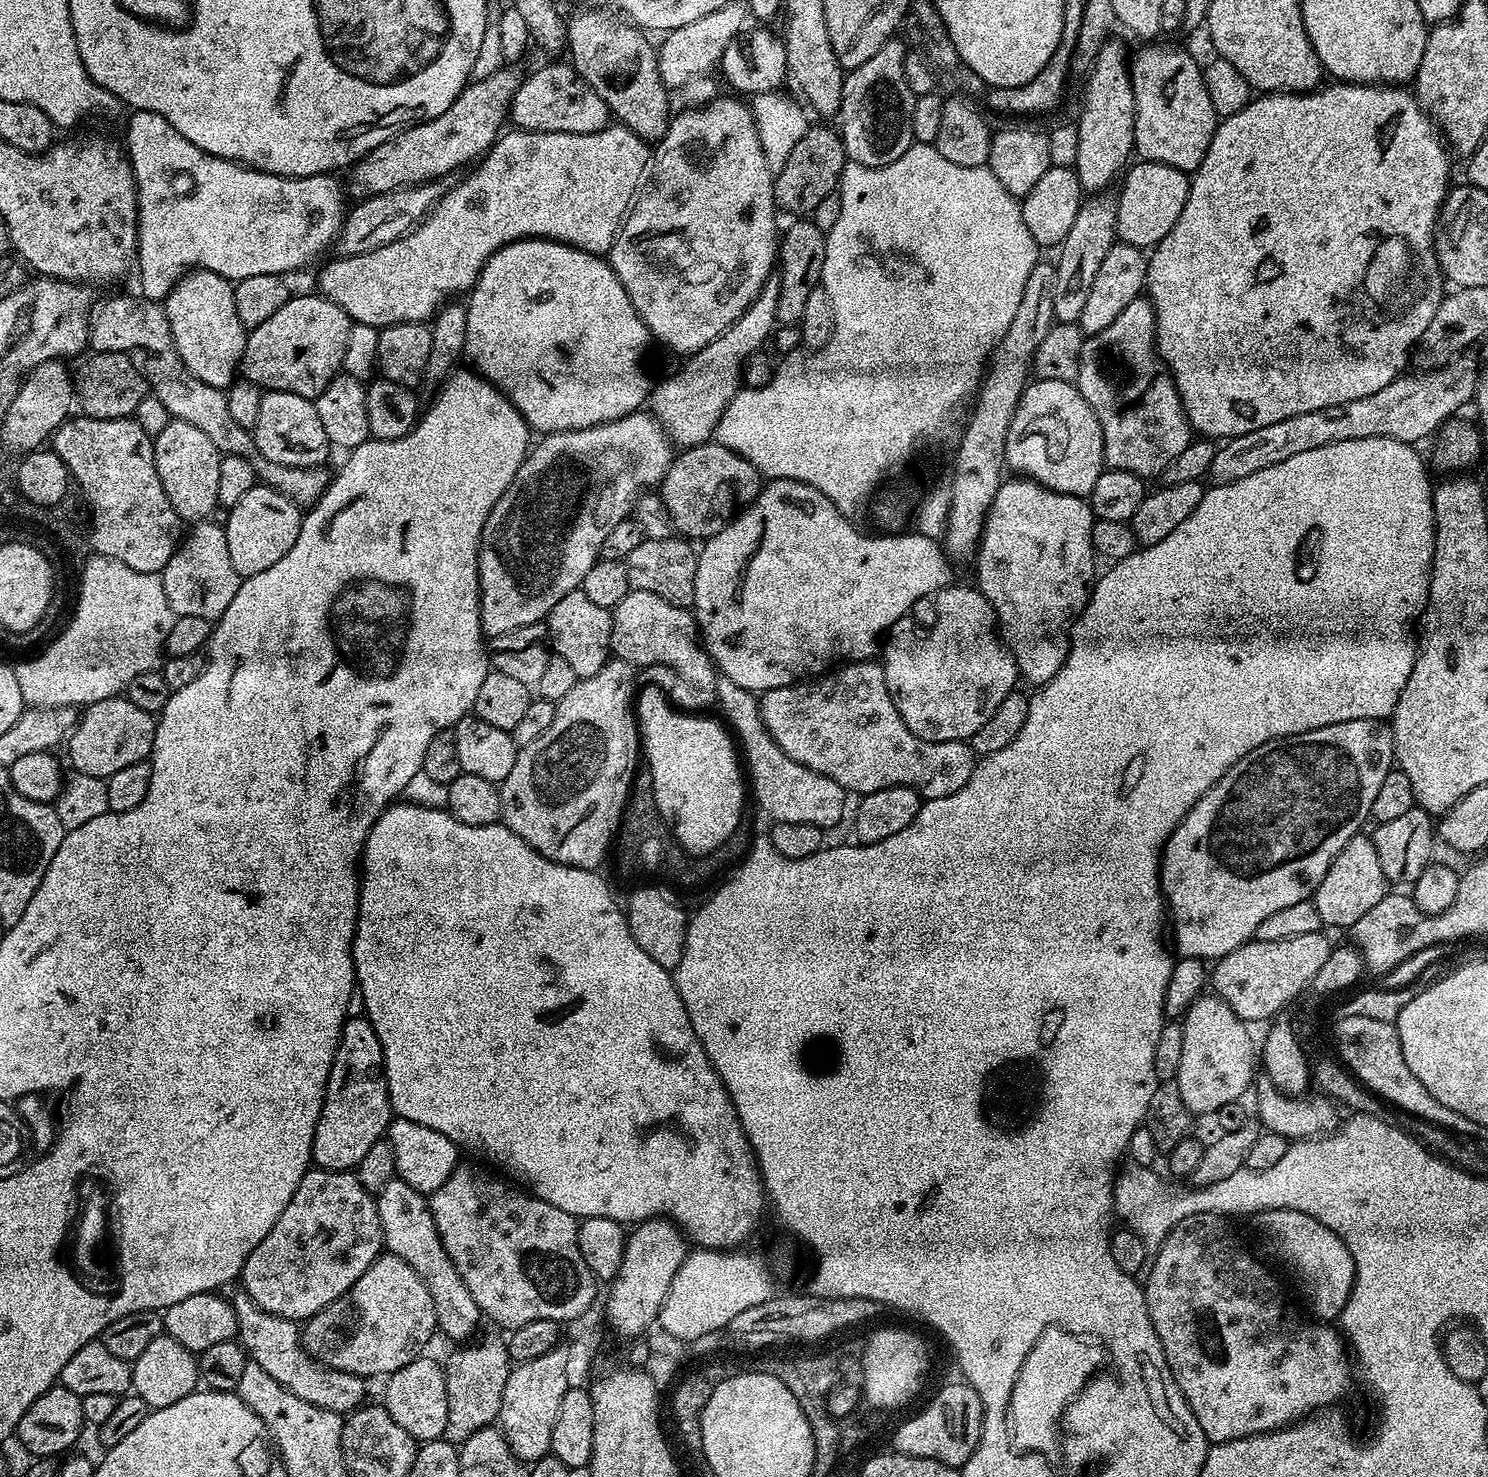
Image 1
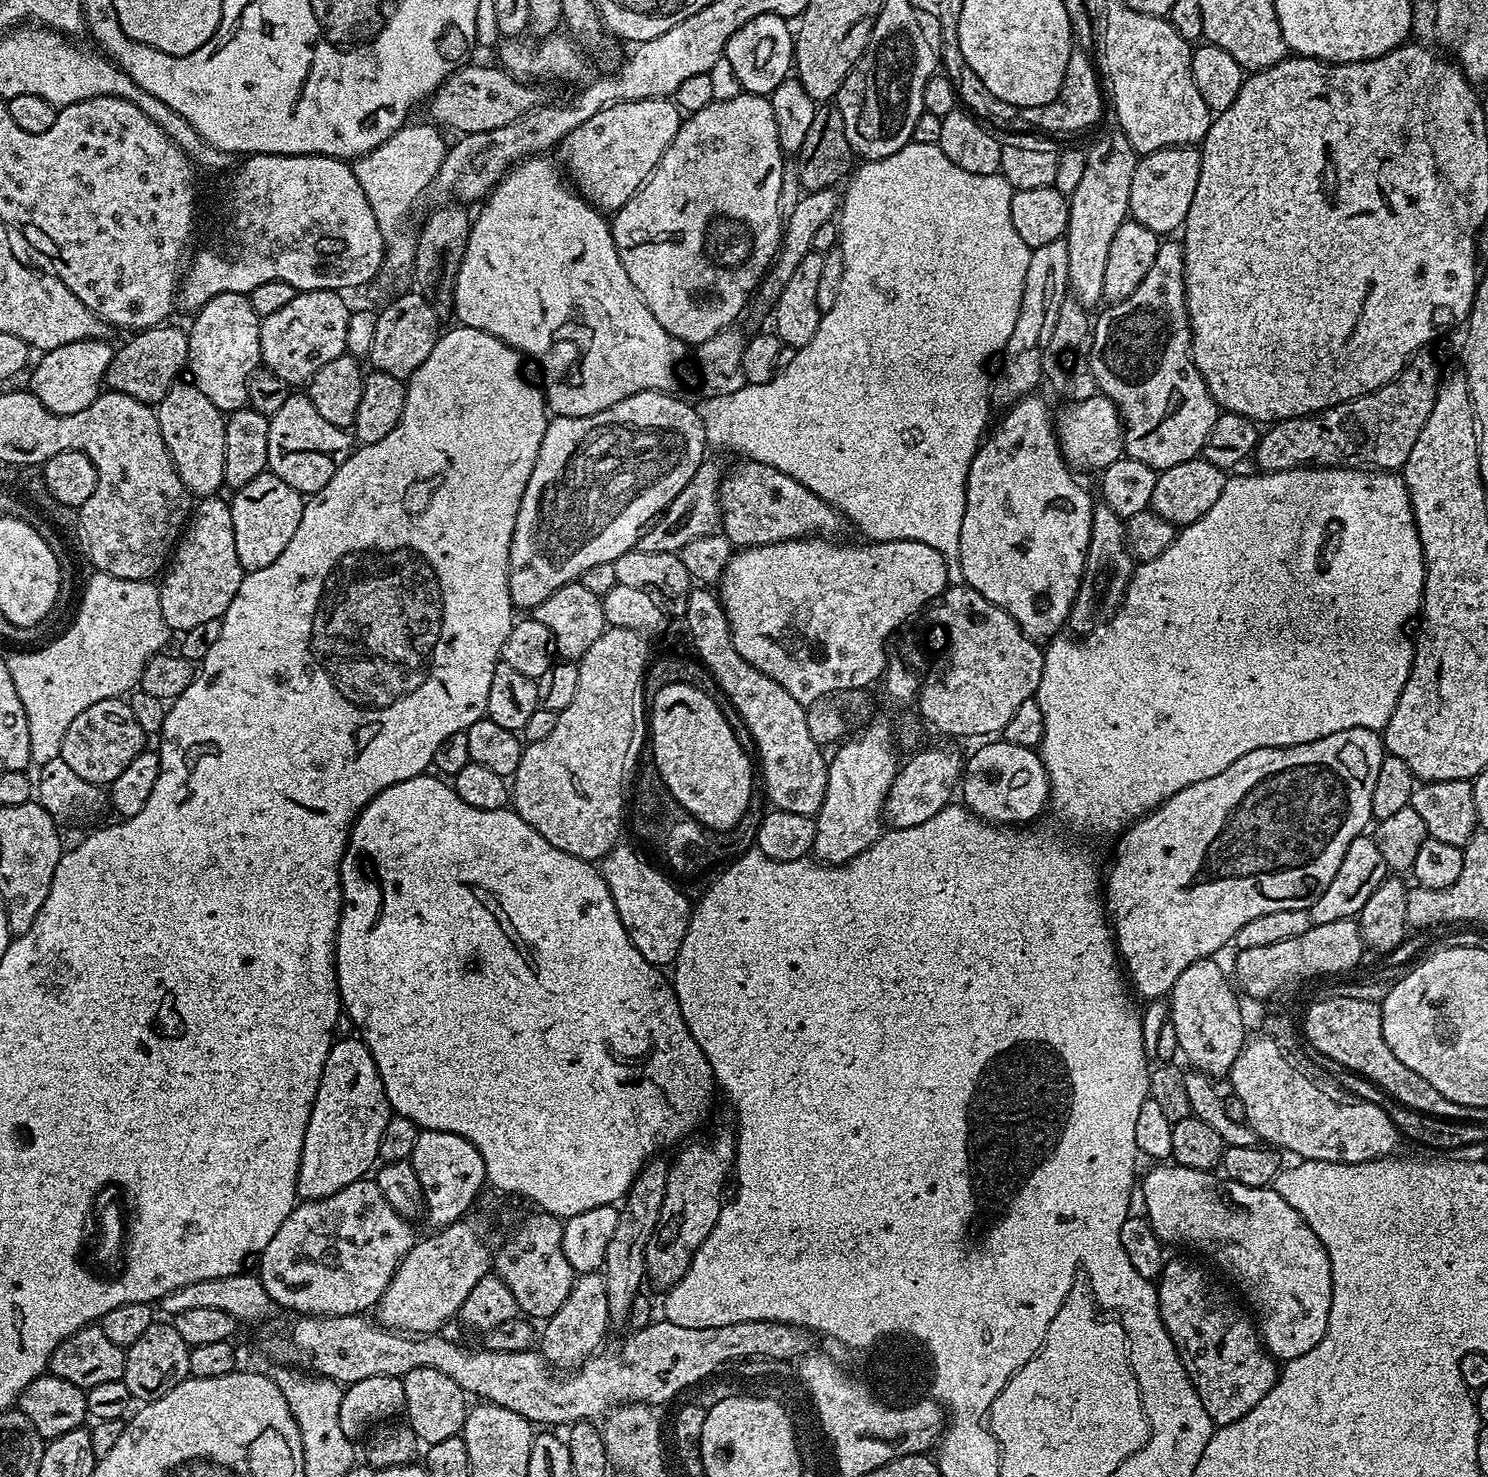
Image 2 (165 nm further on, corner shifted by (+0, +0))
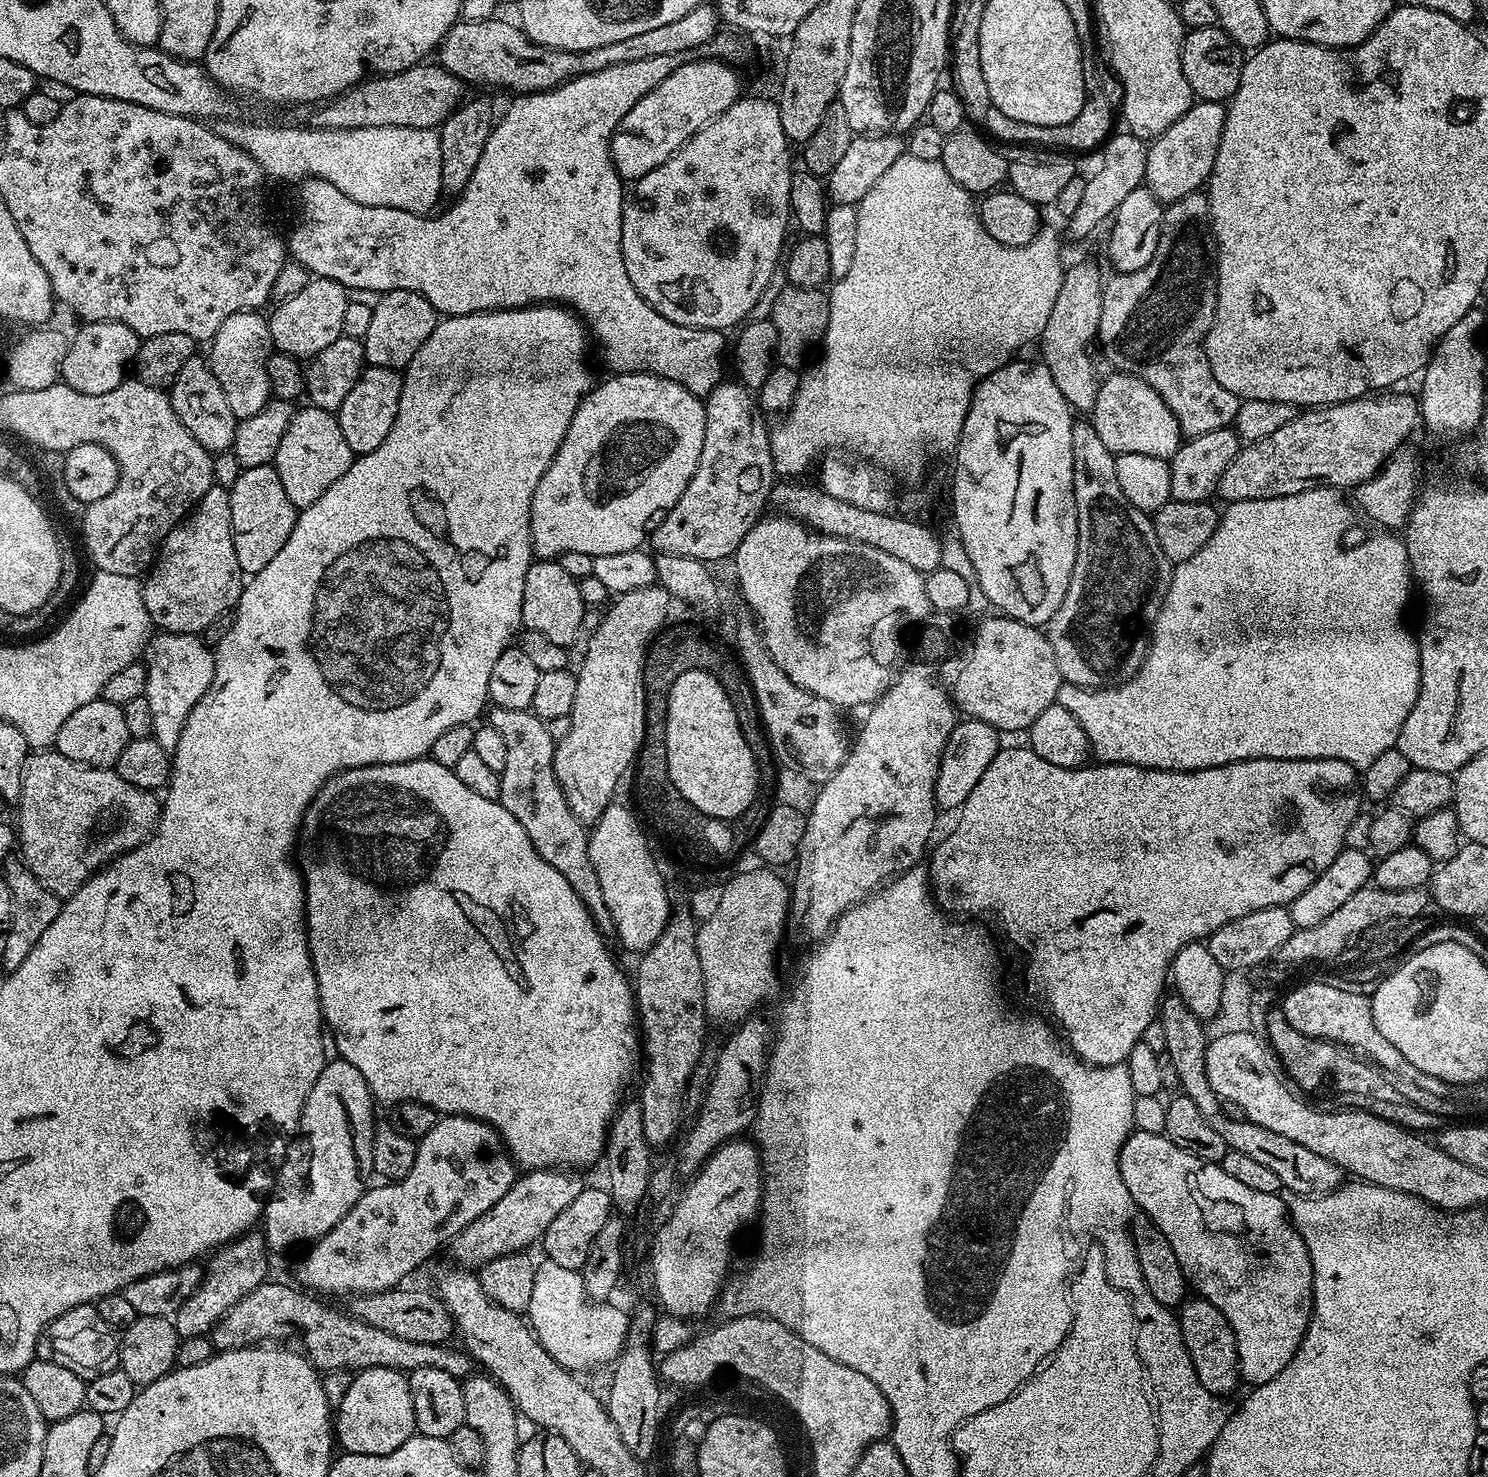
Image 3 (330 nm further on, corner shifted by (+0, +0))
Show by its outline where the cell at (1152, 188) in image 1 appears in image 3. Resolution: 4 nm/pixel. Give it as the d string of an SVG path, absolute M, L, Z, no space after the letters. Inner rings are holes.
M1201 100L1193 103L1190 110L1186 110L1186 114L1182 114L1182 118L1178 118L1178 122L1174 122L1174 126L1170 126L1162 135L1155 137L1151 141L1148 149L1148 157L1146 158L1146 174L1144 175L1144 184L1150 189L1154 195L1160 200L1161 204L1167 206L1178 202L1178 198L1186 198L1186 194L1191 192L1199 192L1207 185L1208 175L1214 170L1214 158L1218 158L1218 142L1222 142L1222 130L1226 122L1226 108L1223 103L1214 100Z

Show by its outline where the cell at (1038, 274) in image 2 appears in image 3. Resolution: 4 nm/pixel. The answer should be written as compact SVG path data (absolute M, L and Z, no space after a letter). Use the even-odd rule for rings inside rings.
M1121 130L1120 133L1109 135L1103 145L1104 157L1100 160L1100 169L1093 176L1086 179L1086 191L1082 194L1082 203L1078 210L1067 217L1068 236L1072 240L1084 240L1100 223L1115 216L1118 206L1122 206L1123 200L1144 184L1146 174L1146 158L1149 145L1140 140L1133 132Z

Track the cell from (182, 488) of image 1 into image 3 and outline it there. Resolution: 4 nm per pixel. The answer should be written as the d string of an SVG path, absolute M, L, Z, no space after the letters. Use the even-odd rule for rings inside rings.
M197 354L178 370L178 378L170 386L168 397L172 403L174 414L194 434L200 445L213 454L227 452L231 449L236 433L237 419L234 410L230 410L230 402L226 402L226 394L222 394L222 386L214 374L211 363Z

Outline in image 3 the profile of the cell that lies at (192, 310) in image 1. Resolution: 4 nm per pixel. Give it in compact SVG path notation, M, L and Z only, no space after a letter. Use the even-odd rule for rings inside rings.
M259 311L235 312L218 326L216 335L210 341L212 356L210 363L230 410L234 410L237 421L258 414L268 405L272 396L272 387L268 381L268 359L271 358L274 345L268 329L267 319Z

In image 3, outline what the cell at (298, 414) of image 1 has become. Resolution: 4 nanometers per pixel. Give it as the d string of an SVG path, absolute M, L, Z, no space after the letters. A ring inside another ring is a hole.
M304 406L304 409L293 411L290 426L286 426L286 434L282 434L282 442L278 446L274 466L278 470L278 478L282 478L282 486L286 490L286 498L298 510L309 508L346 470L350 470L354 454L346 442L340 429L340 421L333 413Z

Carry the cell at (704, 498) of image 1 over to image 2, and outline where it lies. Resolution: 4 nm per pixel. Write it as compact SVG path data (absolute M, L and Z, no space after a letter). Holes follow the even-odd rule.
M745 459L732 473L725 475L720 481L720 524L722 532L729 542L737 549L757 548L774 542L787 540L803 540L805 538L840 538L844 531L849 531L850 525L840 511L832 508L822 498L800 482L794 482L790 474L782 474L782 470L774 470L774 466L766 466L757 460Z

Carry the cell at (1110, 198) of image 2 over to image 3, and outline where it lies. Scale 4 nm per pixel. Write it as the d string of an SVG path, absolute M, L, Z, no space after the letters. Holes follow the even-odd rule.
M1076 264L1067 269L1062 282L1062 290L1058 290L1058 302L1054 302L1054 310L1050 312L1050 322L1046 322L1046 330L1038 341L1042 362L1050 370L1058 390L1066 398L1068 407L1080 414L1091 413L1096 402L1096 395L1101 381L1096 380L1096 364L1092 361L1092 343L1097 343L1102 318L1102 298L1104 297L1105 281L1100 280L1100 268L1096 264Z

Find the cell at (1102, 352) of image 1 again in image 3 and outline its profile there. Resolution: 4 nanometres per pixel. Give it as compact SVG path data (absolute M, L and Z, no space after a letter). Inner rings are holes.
M1203 191L1191 192L1186 194L1186 198L1178 198L1178 202L1167 205L1164 209L1162 234L1158 242L1158 250L1154 250L1154 258L1150 258L1150 262L1146 266L1142 266L1142 270L1121 272L1113 275L1112 281L1109 279L1105 283L1104 297L1102 298L1102 318L1100 319L1100 331L1098 333L1102 344L1104 340L1105 346L1108 347L1113 362L1117 364L1115 367L1128 376L1137 376L1142 382L1149 384L1162 398L1162 402L1166 402L1166 406L1170 406L1174 418L1178 418L1181 433L1188 438L1210 434L1210 430L1229 427L1235 421L1241 401L1240 397L1230 394L1230 390L1226 390L1226 386L1222 386L1222 382L1218 382L1218 378L1214 378L1204 349L1204 339L1207 338L1210 326L1216 317L1216 242L1212 235L1211 223L1210 202Z

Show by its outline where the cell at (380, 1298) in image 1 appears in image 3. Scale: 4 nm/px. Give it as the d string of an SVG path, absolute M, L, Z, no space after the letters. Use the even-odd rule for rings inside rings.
M533 1168L517 1175L510 1191L502 1194L486 1214L474 1218L470 1226L450 1241L452 1256L456 1259L453 1261L460 1266L483 1266L511 1252L523 1253L535 1240L536 1243L543 1241L550 1222L554 1222L554 1218L558 1218L558 1214L582 1194L585 1181L576 1176L579 1175L573 1171L558 1168Z

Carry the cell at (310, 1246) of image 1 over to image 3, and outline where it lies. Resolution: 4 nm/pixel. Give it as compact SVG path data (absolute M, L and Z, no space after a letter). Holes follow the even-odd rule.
M441 1115L436 1121L434 1130L430 1130L430 1134L426 1134L417 1143L414 1166L410 1166L410 1174L406 1174L406 1178L395 1182L380 1182L377 1188L369 1187L363 1192L358 1198L358 1202L354 1202L350 1214L346 1214L346 1218L342 1218L342 1222L338 1222L338 1226L334 1226L334 1230L327 1232L321 1240L315 1241L315 1243L307 1249L309 1252L297 1262L297 1281L295 1280L295 1283L299 1285L301 1289L311 1290L316 1294L324 1294L320 1292L333 1292L336 1296L348 1296L347 1298L366 1296L370 1292L388 1292L394 1287L403 1285L405 1281L407 1281L404 1279L406 1279L419 1264L426 1263L443 1244L445 1247L463 1228L470 1226L470 1222L474 1222L474 1218L486 1214L486 1210L490 1210L490 1206L494 1206L494 1202L498 1202L498 1198L502 1198L502 1194L510 1191L517 1175L517 1165L514 1163L512 1157L508 1155L503 1140L501 1140L500 1135L484 1120L475 1120L469 1116Z

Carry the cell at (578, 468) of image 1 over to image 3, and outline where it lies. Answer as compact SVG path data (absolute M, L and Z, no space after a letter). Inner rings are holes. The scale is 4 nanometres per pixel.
M621 372L609 377L609 380L604 380L601 384L599 381L592 391L585 394L584 401L578 406L570 422L570 430L566 430L562 446L558 446L558 454L554 454L546 474L542 474L542 482L538 482L538 490L534 490L532 495L532 551L541 560L556 560L563 552L570 550L578 550L578 554L590 554L594 557L602 554L622 554L622 550L641 547L645 543L650 525L657 517L672 508L674 502L678 502L678 498L682 498L690 478L696 473L706 426L704 400L690 394L686 386L678 386L678 382L670 382L649 372Z

